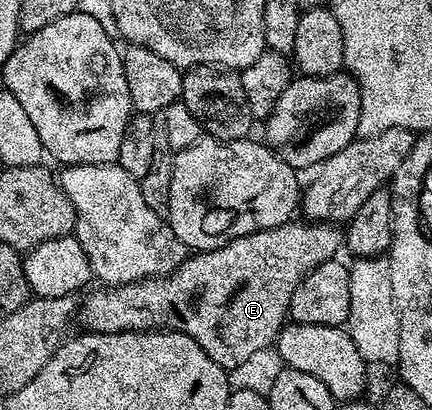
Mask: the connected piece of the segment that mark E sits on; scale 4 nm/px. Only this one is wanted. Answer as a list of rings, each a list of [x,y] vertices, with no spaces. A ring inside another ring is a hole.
[[[294,218],[288,224],[280,224],[274,228],[259,230],[255,234],[235,238],[230,244],[225,244],[221,248],[216,248],[210,252],[194,251],[192,254],[186,255],[184,262],[168,278],[154,278],[152,280],[131,282],[130,284],[98,287],[98,292],[90,291],[88,293],[90,296],[86,300],[82,299],[80,301],[79,320],[85,323],[84,327],[88,331],[102,332],[103,334],[111,334],[112,332],[152,332],[154,330],[182,332],[191,338],[195,338],[195,342],[199,342],[199,346],[203,346],[203,350],[207,355],[215,362],[219,362],[221,368],[234,370],[233,368],[239,367],[240,364],[255,359],[264,348],[272,349],[274,347],[278,334],[281,333],[281,329],[287,323],[289,307],[291,306],[291,294],[295,294],[295,286],[299,286],[299,282],[303,282],[303,278],[312,268],[318,268],[323,262],[334,259],[338,255],[337,251],[342,251],[342,248],[343,232],[340,227],[324,222],[306,222],[304,219]]]

